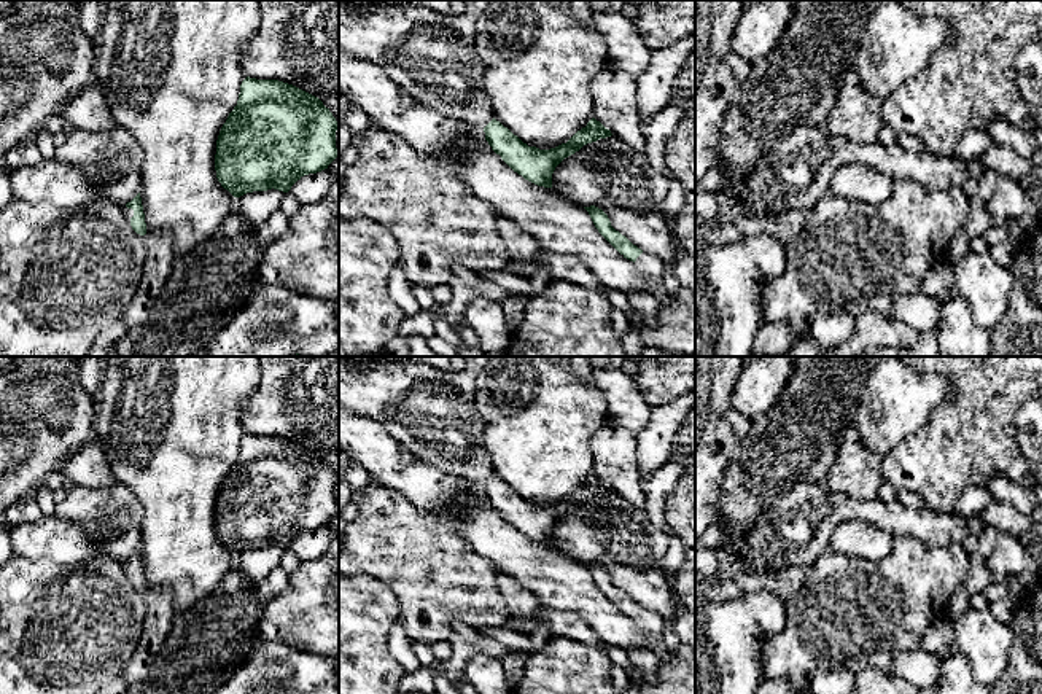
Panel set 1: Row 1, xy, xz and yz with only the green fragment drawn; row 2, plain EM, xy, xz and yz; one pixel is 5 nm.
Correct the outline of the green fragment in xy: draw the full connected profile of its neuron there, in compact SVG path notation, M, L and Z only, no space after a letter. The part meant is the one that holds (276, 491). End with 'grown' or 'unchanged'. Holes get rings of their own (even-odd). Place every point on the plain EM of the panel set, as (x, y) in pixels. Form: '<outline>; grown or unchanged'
M247 433L216 497L216 535L234 554L272 544L288 549L304 532L328 525L337 514L337 485L339 479L318 454L278 436Z; unchanged

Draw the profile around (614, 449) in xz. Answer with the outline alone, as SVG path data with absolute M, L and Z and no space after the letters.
M609 422L592 438L590 450L593 474L636 508L646 509L647 498L638 473L635 435Z

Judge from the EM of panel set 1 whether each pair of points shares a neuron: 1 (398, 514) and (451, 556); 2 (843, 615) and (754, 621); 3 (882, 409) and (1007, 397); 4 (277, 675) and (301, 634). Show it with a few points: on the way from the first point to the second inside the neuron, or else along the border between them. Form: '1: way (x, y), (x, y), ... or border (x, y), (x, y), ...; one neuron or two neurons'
1: way (411, 527), (438, 554); one neuron
2: border (788, 599), (786, 624), (770, 634), (761, 648); two neurons
3: border (936, 373), (952, 385), (953, 397), (918, 432); two neurons
4: border (260, 640), (290, 645), (322, 656); two neurons

